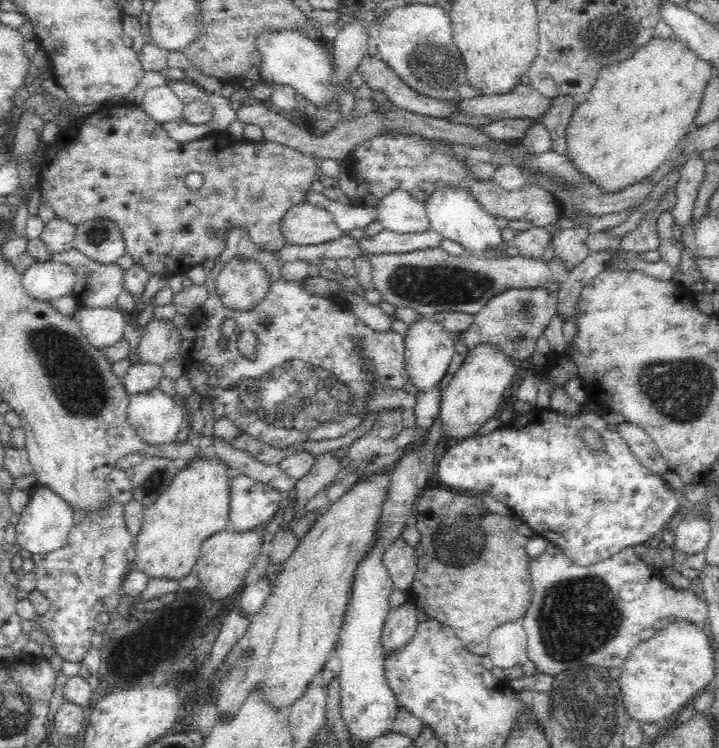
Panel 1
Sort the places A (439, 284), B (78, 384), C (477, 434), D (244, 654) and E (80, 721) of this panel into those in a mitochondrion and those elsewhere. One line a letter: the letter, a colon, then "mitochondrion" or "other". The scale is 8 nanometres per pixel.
A: mitochondrion
B: mitochondrion
C: other
D: mitochondrion
E: other

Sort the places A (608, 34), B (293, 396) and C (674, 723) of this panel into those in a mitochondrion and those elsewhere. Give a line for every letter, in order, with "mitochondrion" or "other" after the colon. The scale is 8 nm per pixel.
A: mitochondrion
B: mitochondrion
C: other

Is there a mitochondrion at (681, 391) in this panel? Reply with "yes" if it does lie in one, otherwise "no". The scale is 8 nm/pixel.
yes

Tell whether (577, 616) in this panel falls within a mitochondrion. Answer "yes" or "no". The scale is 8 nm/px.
yes

